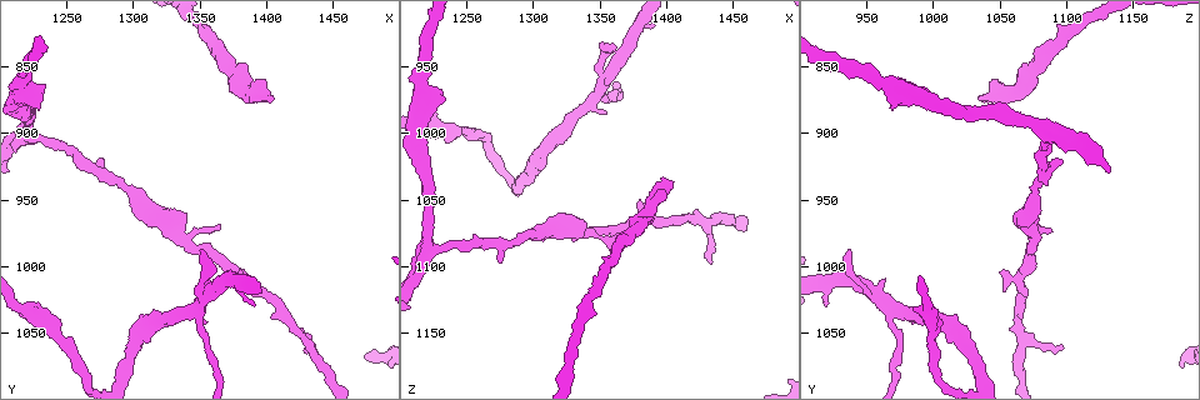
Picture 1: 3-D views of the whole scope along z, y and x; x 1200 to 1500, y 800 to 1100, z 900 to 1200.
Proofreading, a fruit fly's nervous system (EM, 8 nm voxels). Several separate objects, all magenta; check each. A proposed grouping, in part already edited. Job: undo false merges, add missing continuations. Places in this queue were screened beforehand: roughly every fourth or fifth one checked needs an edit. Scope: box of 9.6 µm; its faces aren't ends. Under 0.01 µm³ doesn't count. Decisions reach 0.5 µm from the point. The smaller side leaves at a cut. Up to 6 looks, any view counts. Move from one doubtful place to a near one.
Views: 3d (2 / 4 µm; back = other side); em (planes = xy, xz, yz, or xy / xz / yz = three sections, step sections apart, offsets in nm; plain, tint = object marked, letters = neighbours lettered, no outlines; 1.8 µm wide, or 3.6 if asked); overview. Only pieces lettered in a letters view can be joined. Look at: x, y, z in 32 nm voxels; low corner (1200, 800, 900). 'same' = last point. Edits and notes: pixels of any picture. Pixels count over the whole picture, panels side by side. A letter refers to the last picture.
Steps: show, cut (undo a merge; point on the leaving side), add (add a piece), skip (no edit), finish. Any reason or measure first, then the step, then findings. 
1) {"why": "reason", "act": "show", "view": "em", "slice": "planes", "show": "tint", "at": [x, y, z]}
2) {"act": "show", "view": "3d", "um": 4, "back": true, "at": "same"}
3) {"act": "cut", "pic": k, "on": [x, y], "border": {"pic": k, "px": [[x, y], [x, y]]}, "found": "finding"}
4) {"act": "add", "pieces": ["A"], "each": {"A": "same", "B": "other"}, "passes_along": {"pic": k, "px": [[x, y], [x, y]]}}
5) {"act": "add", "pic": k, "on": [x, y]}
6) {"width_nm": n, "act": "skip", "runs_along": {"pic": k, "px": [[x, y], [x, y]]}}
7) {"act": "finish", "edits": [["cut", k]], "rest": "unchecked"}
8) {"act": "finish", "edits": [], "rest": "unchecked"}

{"why": "thin end", "act": "show", "view": "em", "slice": "yz", "step": 4, "show": "tint", "at": [1434, 1062, 1096]}

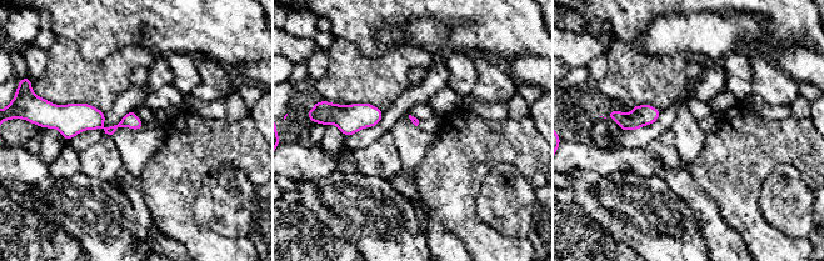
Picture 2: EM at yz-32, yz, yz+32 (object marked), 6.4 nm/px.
{"act": "show", "view": "em", "slice": "yz", "step": 4, "show": "letters", "at": "same"}

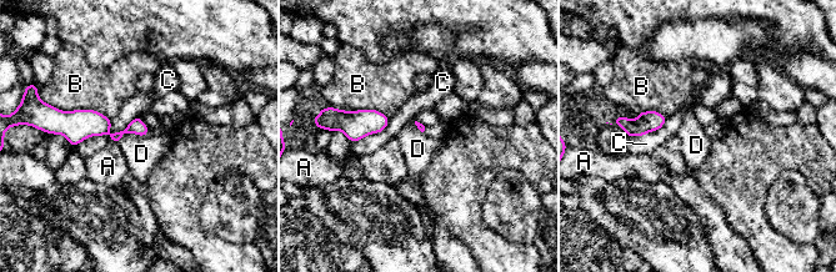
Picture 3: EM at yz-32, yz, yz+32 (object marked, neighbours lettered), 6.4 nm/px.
{"act": "skip", "each": {"A": "other", "B": "other", "C": "other", "D": "other"}, "border": {"pic": 3, "px": [[145, 136], [125, 132], [118, 142]]}, "found": "no lettered piece goes on from it"}

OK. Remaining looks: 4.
{"why": "abrupt turn", "act": "show", "view": "em", "slice": "planes", "show": "tint", "at": [1348, 1032, 972]}

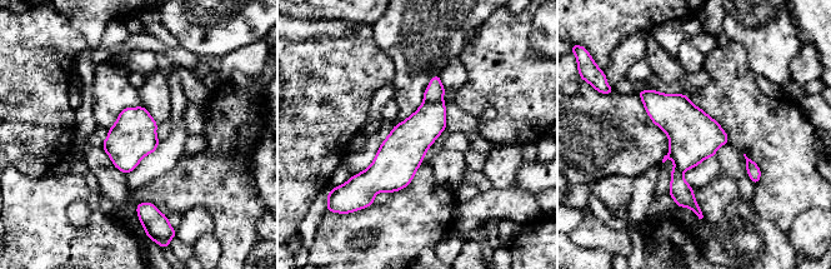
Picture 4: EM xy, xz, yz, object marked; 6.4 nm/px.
{"why": "see the neighbours", "act": "show", "view": "em", "slice": "planes", "show": "letters", "at": "same"}

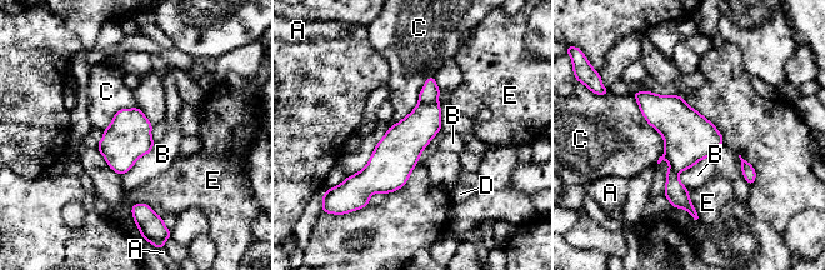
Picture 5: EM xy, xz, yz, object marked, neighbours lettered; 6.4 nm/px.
{"act": "cut", "pic": 5, "on": [430, 91], "each": {"A": "other", "B": "other", "C": "other", "D": "other", "E": "other"}, "border": {"pic": 5, "px": [[419, 100], [438, 103]]}, "found": "a second cell is stuck on"}

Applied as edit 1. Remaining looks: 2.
{"why": "a fork", "act": "show", "view": "em", "slice": "xy", "step": 8, "show": "tint", "at": [1224, 902, 1086]}

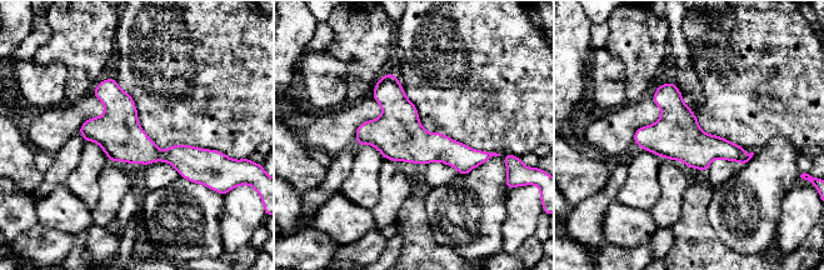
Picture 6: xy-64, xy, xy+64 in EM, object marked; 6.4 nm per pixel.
{"why": "cut it another way", "act": "show", "view": "em", "slice": "planes", "show": "letters", "at": "same"}

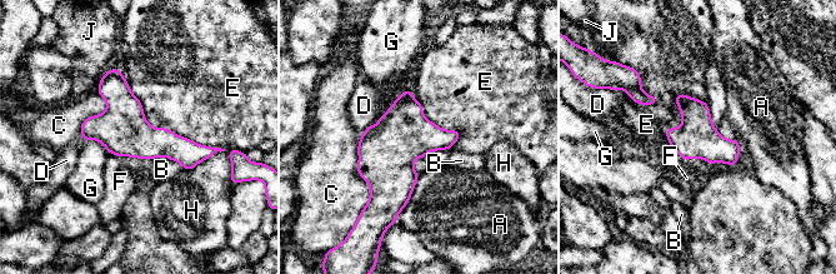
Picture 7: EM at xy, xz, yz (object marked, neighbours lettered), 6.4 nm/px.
{"width_nm": 260, "act": "skip", "each": {"A": "other", "B": "other", "C": "other", "D": "other", "E": "other", "F": "other", "G": "other", "H": "other", "J": "other"}, "runs_along": {"pic": 7, "px": [[84, 126], [211, 150]]}, "found": "all the same cell"}

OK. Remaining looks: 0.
{"act": "finish", "edits": [["cut", 5]], "rest": "unchecked"}

